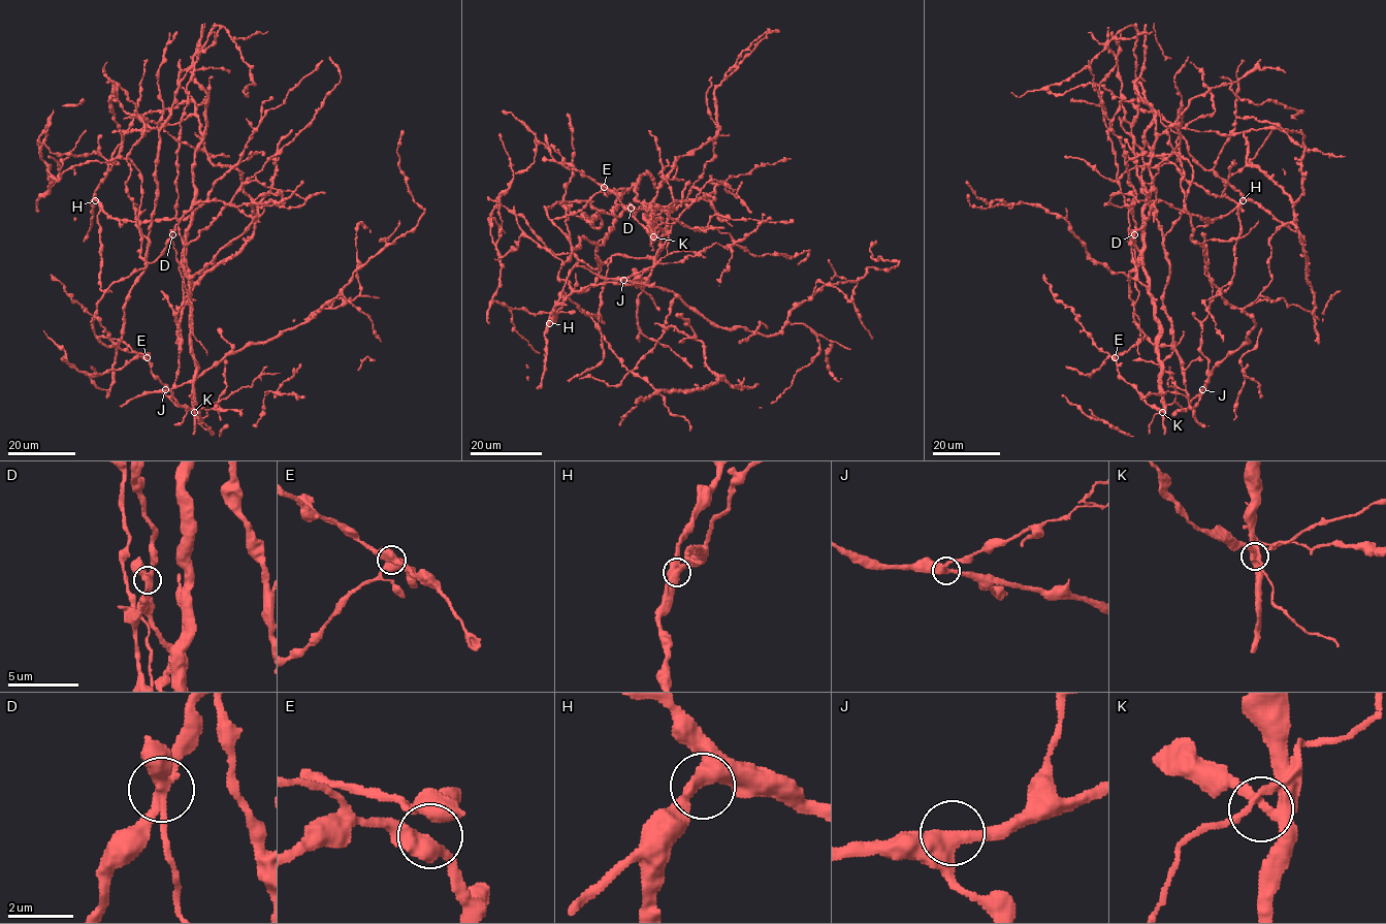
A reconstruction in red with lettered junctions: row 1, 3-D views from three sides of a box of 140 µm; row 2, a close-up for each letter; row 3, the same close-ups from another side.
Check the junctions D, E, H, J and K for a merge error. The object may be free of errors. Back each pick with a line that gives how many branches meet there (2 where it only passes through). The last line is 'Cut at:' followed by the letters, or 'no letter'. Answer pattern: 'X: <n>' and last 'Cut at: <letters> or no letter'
D: 4
Cut at: D

